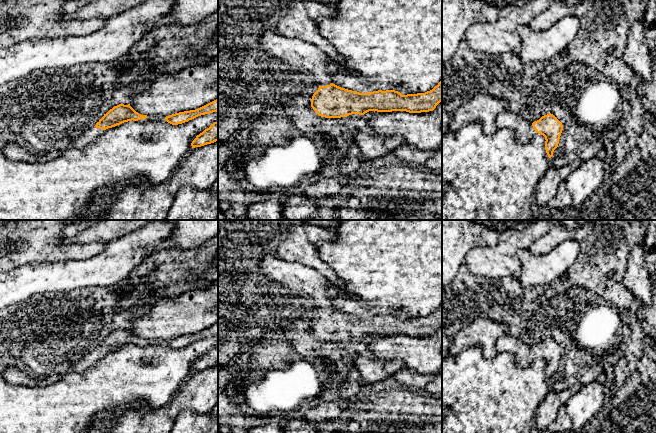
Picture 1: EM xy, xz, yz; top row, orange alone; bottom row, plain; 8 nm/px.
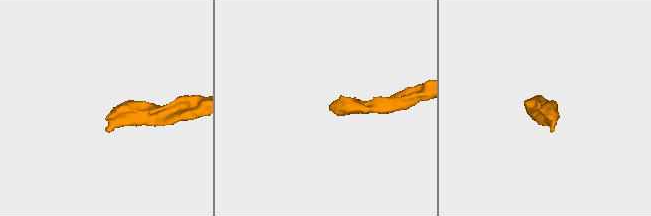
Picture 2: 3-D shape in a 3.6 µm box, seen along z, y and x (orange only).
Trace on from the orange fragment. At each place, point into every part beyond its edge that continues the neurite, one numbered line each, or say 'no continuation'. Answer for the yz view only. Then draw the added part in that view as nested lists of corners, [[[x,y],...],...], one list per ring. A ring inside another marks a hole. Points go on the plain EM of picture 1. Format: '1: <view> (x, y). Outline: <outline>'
1: yz (523, 354). Outline: [[[509,334],[503,335],[496,341],[496,351],[512,354],[515,364],[519,367],[530,365],[536,358],[531,347]]]

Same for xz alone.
1: xz (295, 276). Outline: [[[267,255],[259,262],[259,273],[271,281],[313,298],[319,311],[332,307],[332,301],[327,297],[331,281],[314,269]]]

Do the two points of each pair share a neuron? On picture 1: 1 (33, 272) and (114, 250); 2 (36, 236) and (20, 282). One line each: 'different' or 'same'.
1: same
2: different

